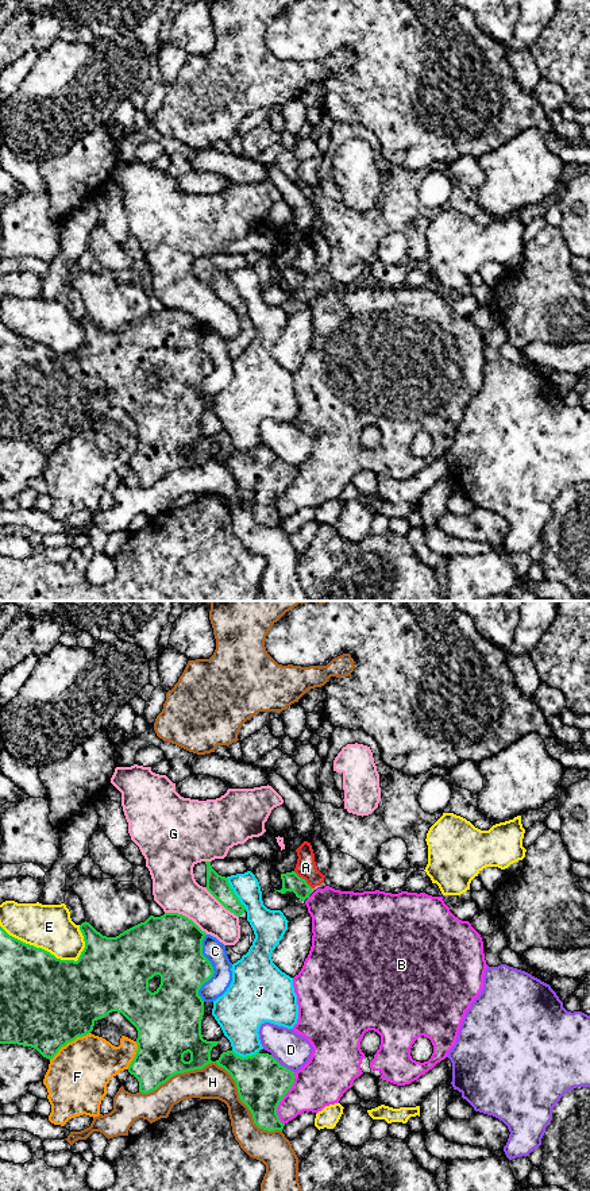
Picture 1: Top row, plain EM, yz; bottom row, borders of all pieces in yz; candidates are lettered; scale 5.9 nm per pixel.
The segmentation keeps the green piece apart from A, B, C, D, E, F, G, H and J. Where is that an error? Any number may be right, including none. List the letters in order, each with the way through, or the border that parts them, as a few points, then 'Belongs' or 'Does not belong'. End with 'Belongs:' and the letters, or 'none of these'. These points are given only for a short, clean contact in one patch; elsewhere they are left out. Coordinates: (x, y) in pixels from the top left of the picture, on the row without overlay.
A: Boundary: yz (293, 266), (312, 282). Does not belong
B: Does not belong
C: Does not belong
D: Does not belong
E: Does not belong
F: Does not belong
G: Does not belong
H: Does not belong
J: Does not belong
Belongs: none of these

